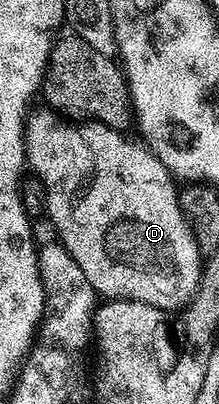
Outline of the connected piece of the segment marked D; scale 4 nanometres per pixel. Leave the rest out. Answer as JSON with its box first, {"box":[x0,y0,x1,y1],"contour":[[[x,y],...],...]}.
{"box":[24,109,202,313],"contour":[[[51,109],[43,110],[36,111],[33,115],[31,112],[24,120],[24,157],[31,174],[43,183],[43,210],[46,212],[46,219],[52,222],[52,227],[56,230],[55,238],[63,243],[65,249],[70,253],[70,257],[74,257],[74,261],[78,261],[78,269],[82,269],[82,273],[86,273],[86,281],[90,281],[97,296],[107,297],[109,300],[133,299],[136,303],[154,305],[164,313],[169,313],[168,311],[172,310],[175,312],[177,309],[183,308],[192,298],[196,286],[200,283],[202,256],[192,237],[192,229],[184,217],[184,210],[180,208],[178,187],[172,175],[147,147],[139,142],[136,142],[137,144],[131,143],[117,128],[108,127],[105,123],[95,121],[73,121]]]}

